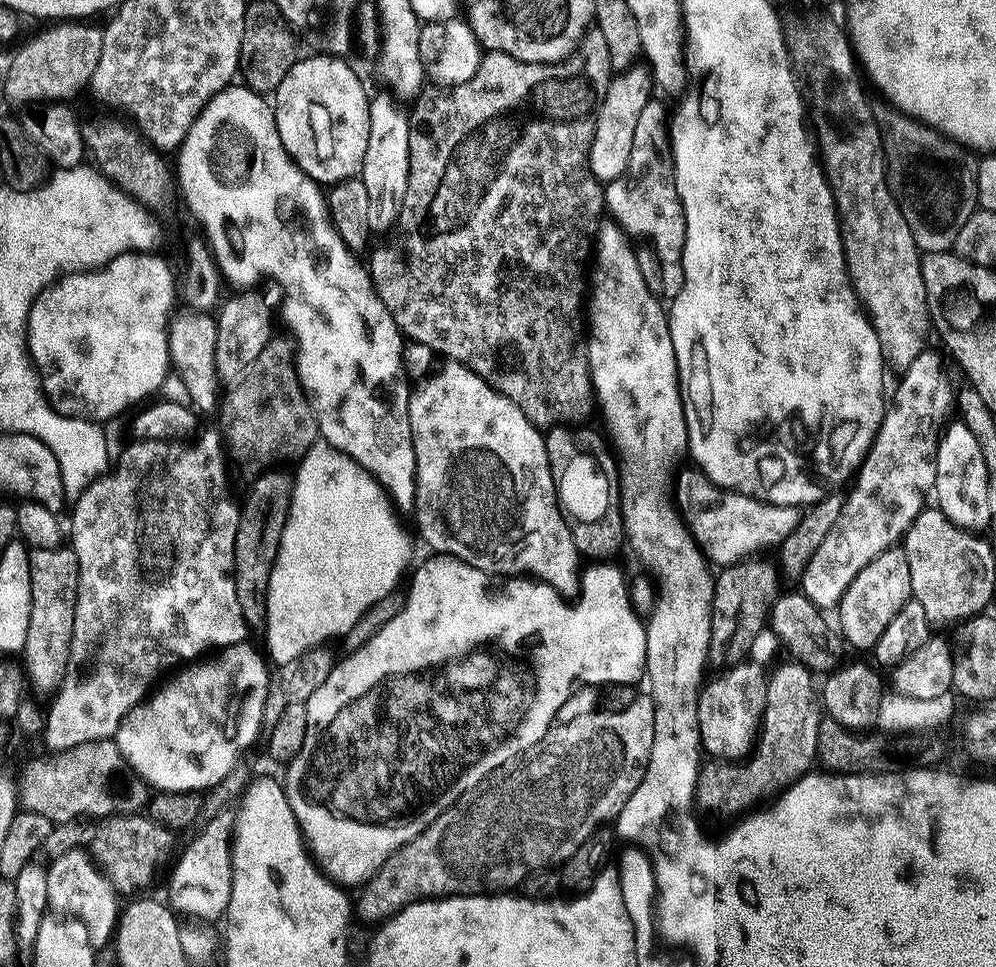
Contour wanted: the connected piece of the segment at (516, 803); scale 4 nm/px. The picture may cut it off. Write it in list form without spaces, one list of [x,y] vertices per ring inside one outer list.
[[[648,694],[637,695],[634,706],[629,706],[625,712],[597,710],[580,718],[575,718],[574,721],[568,722],[566,725],[556,724],[549,728],[547,734],[538,743],[530,746],[530,750],[526,750],[521,756],[491,772],[477,788],[473,788],[471,792],[461,796],[456,803],[449,806],[442,814],[438,814],[438,818],[434,818],[434,822],[430,822],[430,826],[426,826],[426,830],[419,832],[394,854],[390,854],[390,858],[386,858],[386,862],[382,862],[382,866],[373,874],[372,879],[363,885],[362,891],[364,893],[360,896],[360,904],[358,900],[359,915],[361,912],[368,918],[378,918],[377,920],[380,920],[393,916],[408,904],[415,904],[416,901],[425,898],[475,896],[483,893],[485,889],[512,890],[515,889],[512,888],[515,884],[516,887],[523,885],[524,880],[531,872],[547,869],[553,863],[551,860],[568,860],[570,854],[574,854],[574,850],[578,850],[578,846],[582,846],[582,842],[586,842],[588,837],[593,835],[594,827],[592,828],[592,824],[600,824],[603,820],[615,821],[616,815],[622,810],[622,806],[626,806],[626,798],[630,794],[634,794],[634,790],[638,790],[650,758],[650,746],[654,746],[654,706],[652,705],[651,695]]]

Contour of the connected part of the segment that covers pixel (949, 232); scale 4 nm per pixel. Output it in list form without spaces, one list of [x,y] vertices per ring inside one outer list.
[[[887,102],[879,103],[871,105],[872,119],[880,127],[892,197],[898,202],[921,253],[947,252],[959,241],[966,218],[978,208],[977,157],[937,128],[915,120]]]

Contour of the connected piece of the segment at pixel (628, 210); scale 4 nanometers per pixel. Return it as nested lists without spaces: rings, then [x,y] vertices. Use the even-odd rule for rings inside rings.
[[[653,98],[642,106],[642,114],[636,116],[634,146],[630,150],[630,162],[618,178],[607,181],[604,188],[604,207],[607,215],[640,216],[640,232],[648,236],[651,251],[660,263],[663,295],[671,298],[682,290],[682,250],[686,238],[684,207],[676,189],[676,174],[672,166],[670,134],[666,129],[666,112],[659,98]]]

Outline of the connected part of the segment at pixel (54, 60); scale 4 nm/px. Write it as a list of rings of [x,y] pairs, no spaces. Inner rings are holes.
[[[72,18],[67,22],[56,22],[53,28],[45,30],[41,36],[32,36],[12,56],[8,64],[8,73],[4,76],[4,92],[16,104],[32,104],[37,102],[68,102],[84,86],[92,83],[92,75],[98,66],[98,58],[102,58],[102,42],[104,29],[96,22],[81,22]]]

